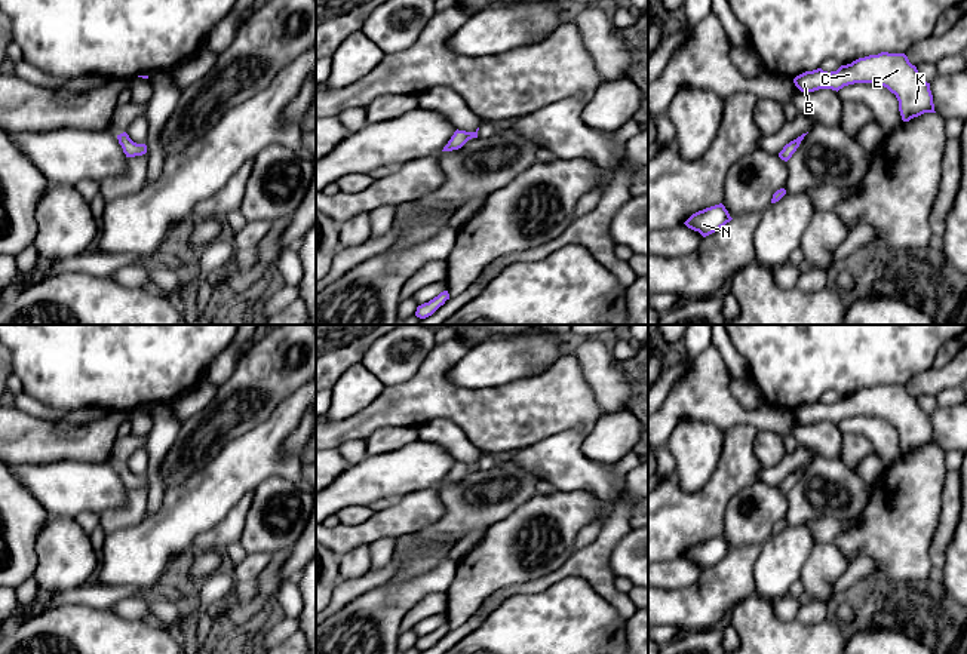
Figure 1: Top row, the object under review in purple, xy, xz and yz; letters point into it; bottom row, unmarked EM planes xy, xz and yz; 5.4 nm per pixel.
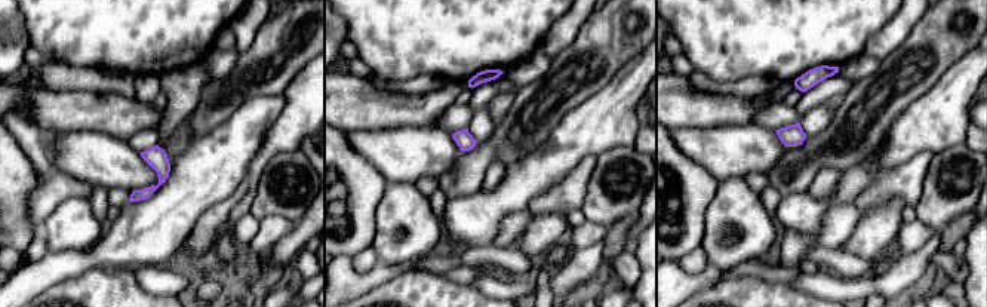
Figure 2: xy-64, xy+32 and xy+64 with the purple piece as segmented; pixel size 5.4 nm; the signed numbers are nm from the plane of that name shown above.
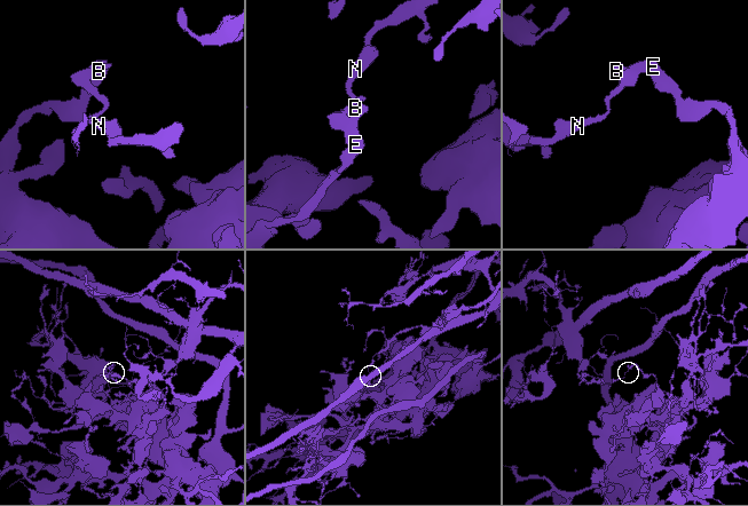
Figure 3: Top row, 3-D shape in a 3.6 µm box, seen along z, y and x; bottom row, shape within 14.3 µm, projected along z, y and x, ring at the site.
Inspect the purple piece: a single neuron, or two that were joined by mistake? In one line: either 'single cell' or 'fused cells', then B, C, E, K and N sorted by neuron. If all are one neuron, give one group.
fused cells; groups B C E K / N

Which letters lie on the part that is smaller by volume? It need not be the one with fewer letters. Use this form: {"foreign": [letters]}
{"foreign": ["N"]}

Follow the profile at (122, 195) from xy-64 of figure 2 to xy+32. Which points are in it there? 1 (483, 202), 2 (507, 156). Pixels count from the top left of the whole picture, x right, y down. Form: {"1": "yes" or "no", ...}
{"1": "no", "2": "yes"}

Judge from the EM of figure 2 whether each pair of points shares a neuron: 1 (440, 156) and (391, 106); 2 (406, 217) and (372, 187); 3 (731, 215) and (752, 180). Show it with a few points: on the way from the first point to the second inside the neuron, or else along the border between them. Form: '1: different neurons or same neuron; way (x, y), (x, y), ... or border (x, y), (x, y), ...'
1: different neurons; border (434, 125), (390, 126), (377, 131)
2: different neurons; border (389, 183), (377, 208), (375, 230)
3: different neurons; border (743, 180), (758, 195)

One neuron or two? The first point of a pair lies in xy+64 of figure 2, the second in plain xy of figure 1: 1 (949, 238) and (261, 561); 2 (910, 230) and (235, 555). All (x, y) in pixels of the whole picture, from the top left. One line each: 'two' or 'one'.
1: two
2: two

